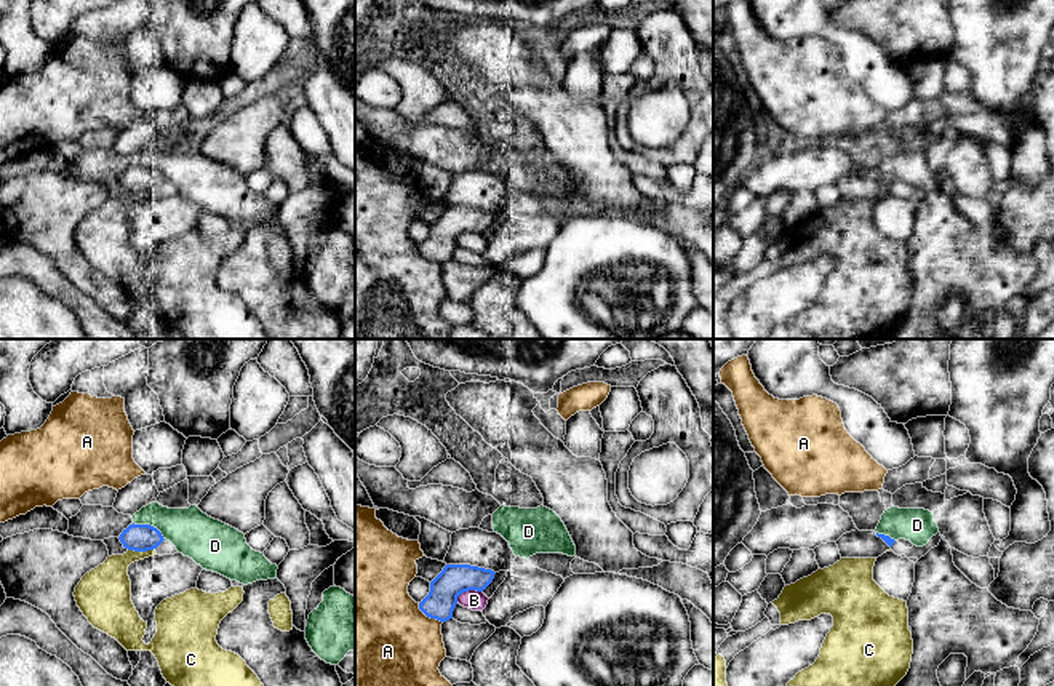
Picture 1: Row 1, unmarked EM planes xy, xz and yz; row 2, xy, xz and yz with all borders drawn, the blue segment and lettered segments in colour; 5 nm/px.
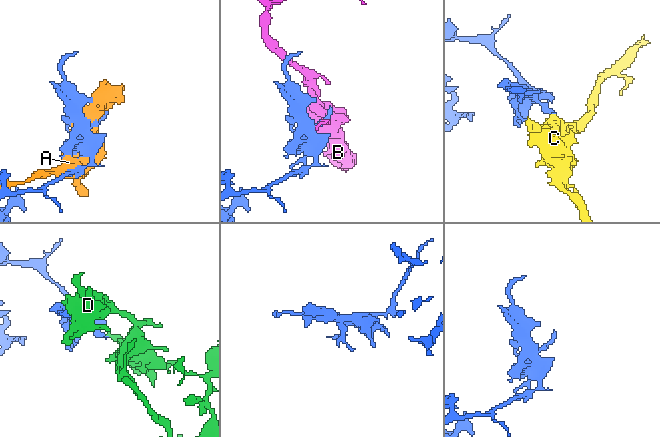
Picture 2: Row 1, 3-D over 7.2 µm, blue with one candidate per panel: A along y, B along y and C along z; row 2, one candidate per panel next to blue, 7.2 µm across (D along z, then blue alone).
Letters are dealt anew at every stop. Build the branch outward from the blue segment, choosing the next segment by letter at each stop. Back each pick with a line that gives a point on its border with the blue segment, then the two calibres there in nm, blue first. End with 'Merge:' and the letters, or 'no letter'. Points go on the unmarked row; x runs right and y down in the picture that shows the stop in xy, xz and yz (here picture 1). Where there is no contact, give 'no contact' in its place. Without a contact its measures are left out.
Merge: no letter

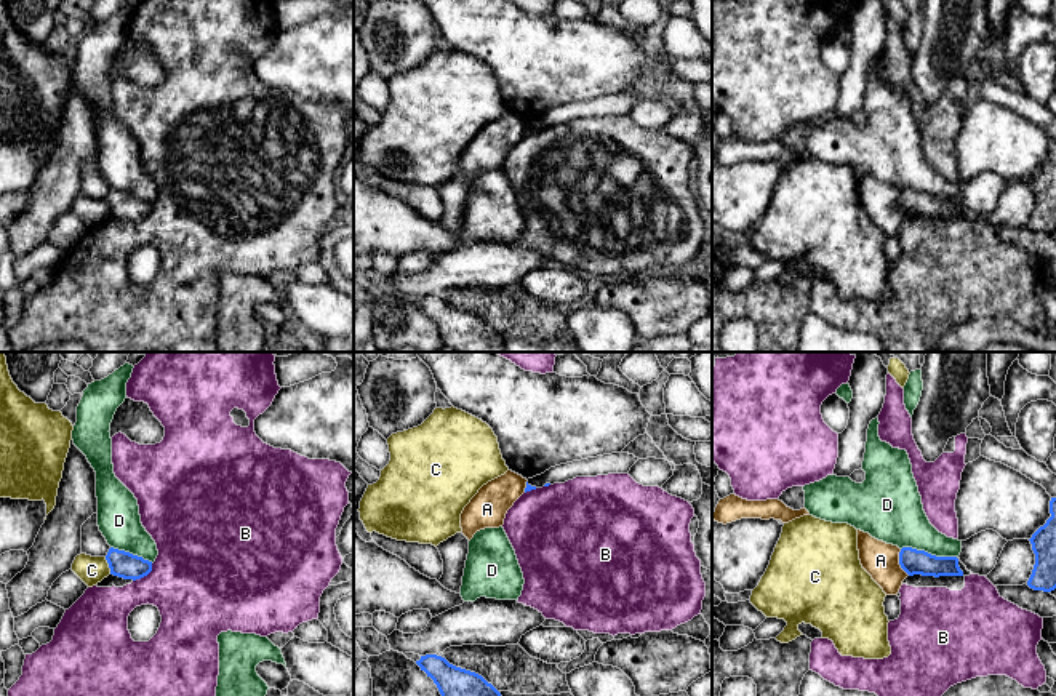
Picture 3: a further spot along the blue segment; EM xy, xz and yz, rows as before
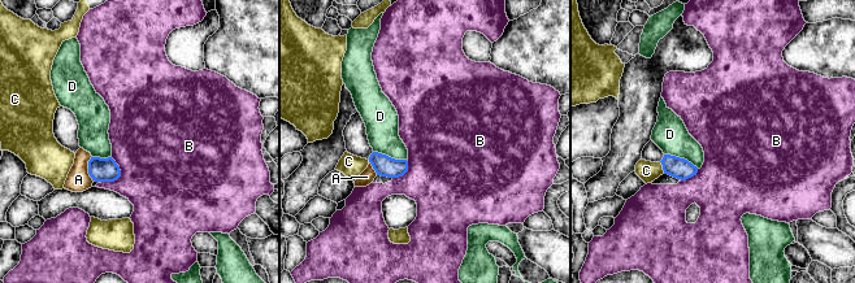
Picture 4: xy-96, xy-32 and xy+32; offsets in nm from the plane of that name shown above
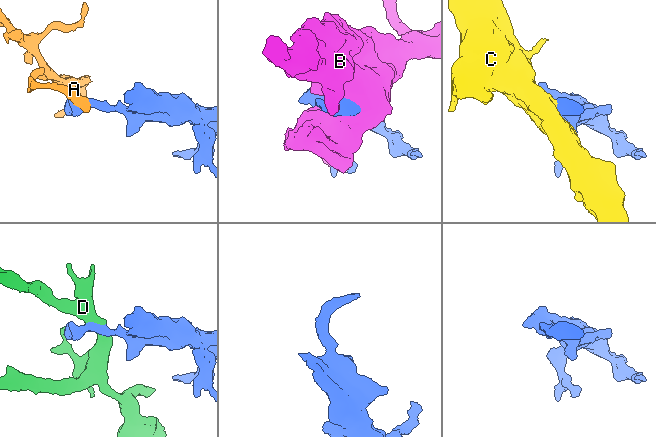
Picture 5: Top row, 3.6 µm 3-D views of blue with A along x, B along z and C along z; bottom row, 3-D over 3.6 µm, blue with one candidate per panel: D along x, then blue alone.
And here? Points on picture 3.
D: yz (927, 194) | 130/300 nm
Merge: D

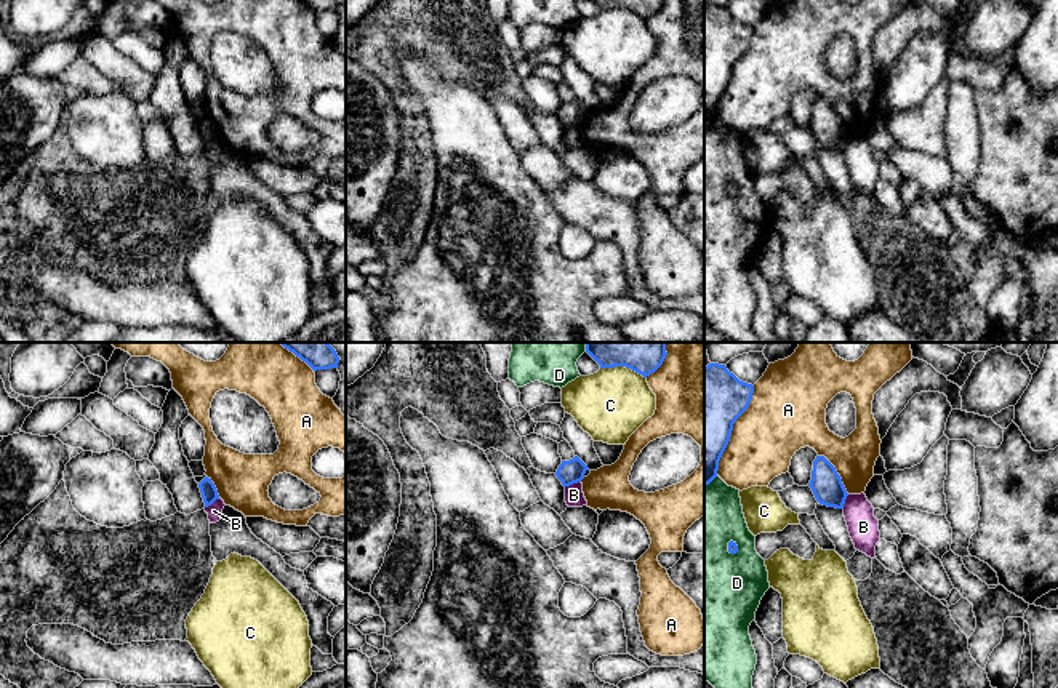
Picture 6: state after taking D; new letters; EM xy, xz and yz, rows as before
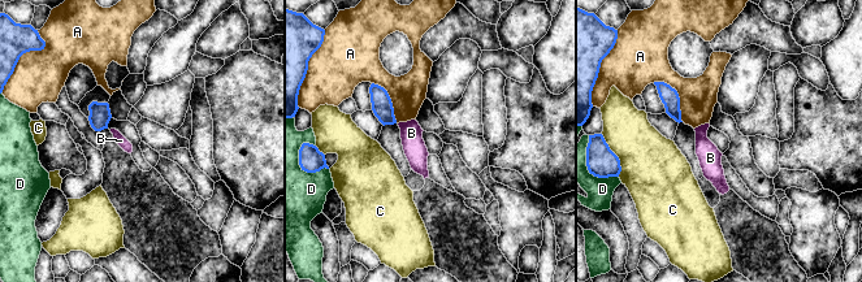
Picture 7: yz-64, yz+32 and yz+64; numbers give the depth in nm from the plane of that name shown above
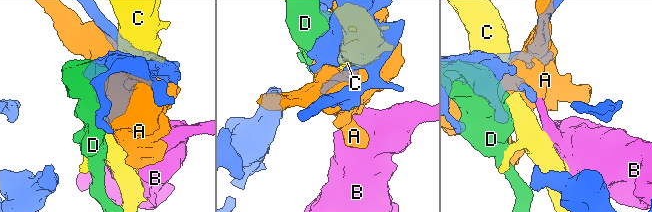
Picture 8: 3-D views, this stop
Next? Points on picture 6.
Merge: no letter

